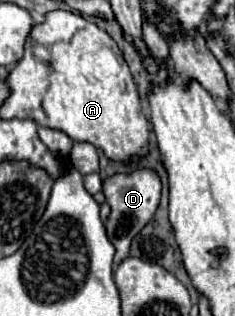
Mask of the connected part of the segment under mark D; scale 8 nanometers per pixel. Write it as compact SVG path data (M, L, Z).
M135 169L131 175L113 175L107 181L103 181L103 193L107 197L107 203L111 205L111 215L105 221L105 227L109 241L115 245L115 265L119 265L123 259L129 257L129 247L133 237L153 217L161 197L161 181L149 169Z

